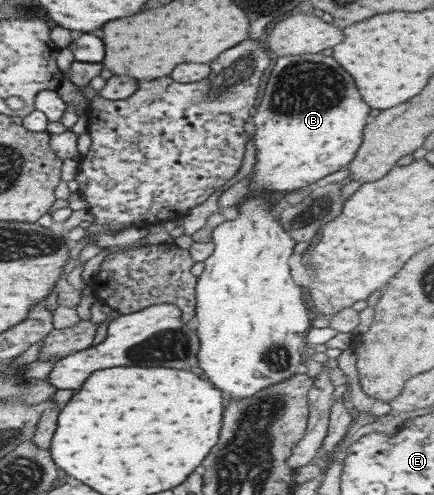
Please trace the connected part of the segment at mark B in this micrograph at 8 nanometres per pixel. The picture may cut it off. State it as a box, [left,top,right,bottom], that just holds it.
[249,53,371,193]

